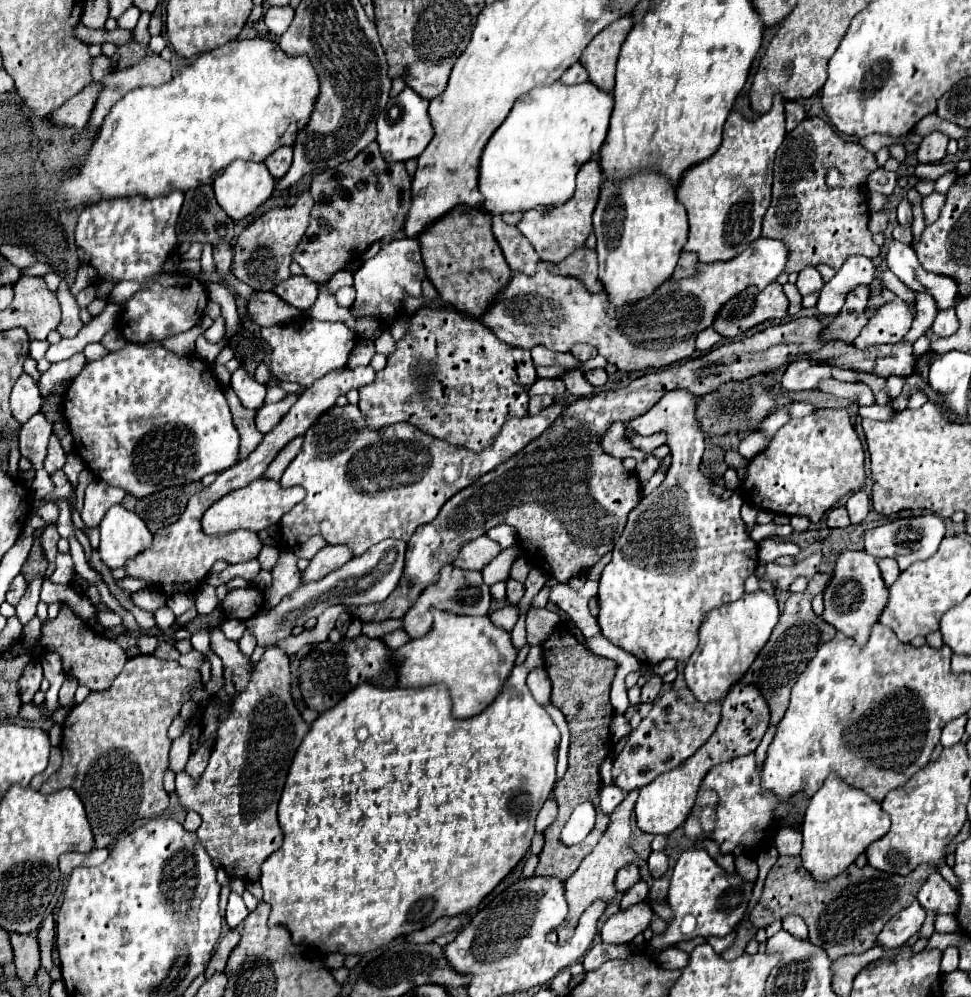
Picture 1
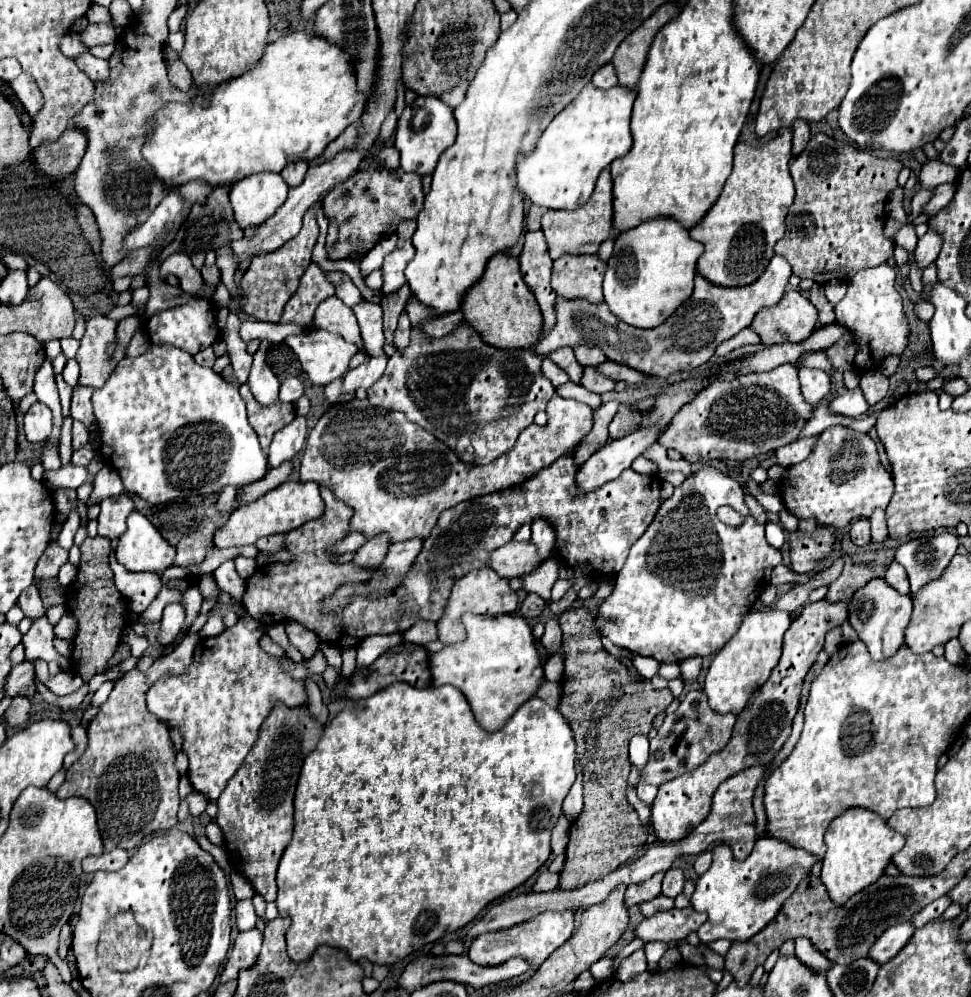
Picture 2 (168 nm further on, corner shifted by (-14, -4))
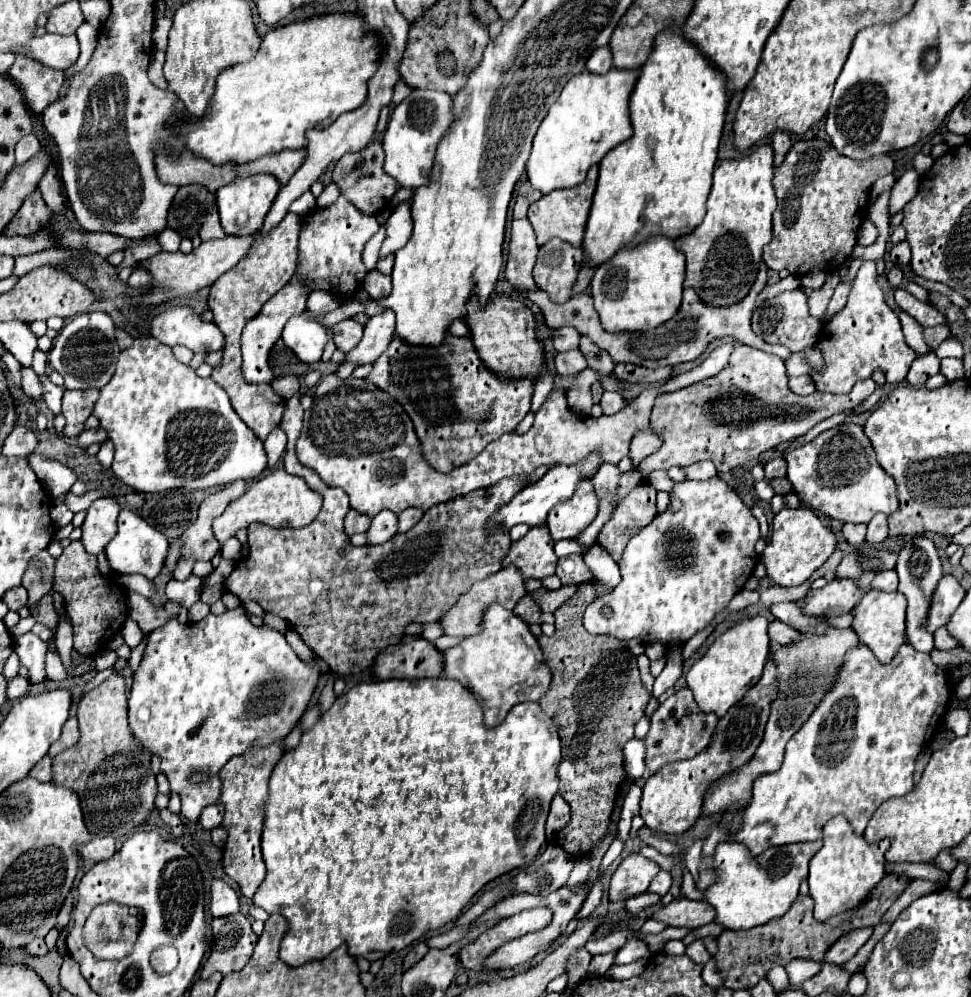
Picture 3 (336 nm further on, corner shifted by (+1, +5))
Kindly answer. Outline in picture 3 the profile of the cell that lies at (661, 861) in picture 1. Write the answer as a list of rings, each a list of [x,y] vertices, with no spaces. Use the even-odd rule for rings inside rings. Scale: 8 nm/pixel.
[[[659,871],[657,875],[655,875],[655,879],[651,881],[651,885],[649,885],[649,891],[651,893],[657,893],[657,895],[665,895],[667,891],[669,891],[669,887],[671,887],[671,873],[667,873],[667,871]]]

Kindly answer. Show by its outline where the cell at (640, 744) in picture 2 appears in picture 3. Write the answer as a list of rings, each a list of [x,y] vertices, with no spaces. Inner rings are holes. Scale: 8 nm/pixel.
[[[637,737],[629,739],[629,743],[625,743],[625,747],[623,747],[623,765],[625,765],[629,779],[637,781],[643,775],[643,771],[645,771],[643,757],[645,757],[643,741]]]

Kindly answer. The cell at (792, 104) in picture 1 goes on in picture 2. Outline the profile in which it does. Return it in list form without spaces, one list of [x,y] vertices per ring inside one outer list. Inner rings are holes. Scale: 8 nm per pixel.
[[[796,120],[792,126],[792,154],[798,156],[810,140],[810,128],[804,120]]]

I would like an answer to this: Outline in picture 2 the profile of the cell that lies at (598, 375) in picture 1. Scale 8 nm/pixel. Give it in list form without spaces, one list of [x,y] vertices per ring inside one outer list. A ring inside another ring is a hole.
[[[584,368],[584,374],[582,374],[582,380],[580,384],[590,390],[590,392],[596,392],[596,394],[606,394],[606,392],[612,392],[614,390],[614,380],[606,378],[604,374],[596,372],[596,368]]]

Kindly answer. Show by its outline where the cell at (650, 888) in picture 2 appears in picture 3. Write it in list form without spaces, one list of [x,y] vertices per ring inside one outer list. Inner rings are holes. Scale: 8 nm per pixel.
[[[631,853],[611,877],[609,885],[609,901],[625,901],[633,895],[645,893],[649,889],[651,879],[659,873],[659,865],[641,853]]]

